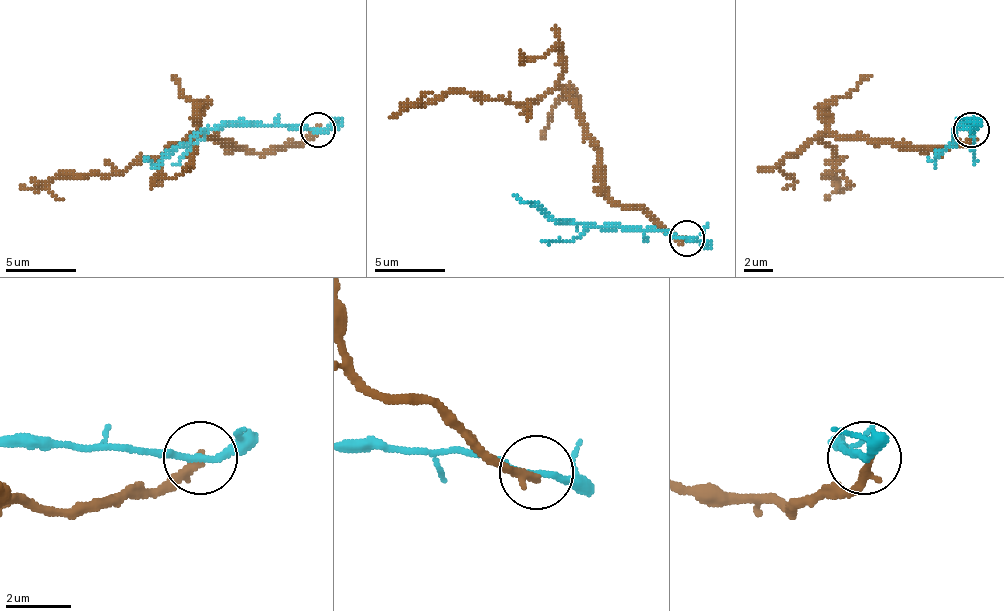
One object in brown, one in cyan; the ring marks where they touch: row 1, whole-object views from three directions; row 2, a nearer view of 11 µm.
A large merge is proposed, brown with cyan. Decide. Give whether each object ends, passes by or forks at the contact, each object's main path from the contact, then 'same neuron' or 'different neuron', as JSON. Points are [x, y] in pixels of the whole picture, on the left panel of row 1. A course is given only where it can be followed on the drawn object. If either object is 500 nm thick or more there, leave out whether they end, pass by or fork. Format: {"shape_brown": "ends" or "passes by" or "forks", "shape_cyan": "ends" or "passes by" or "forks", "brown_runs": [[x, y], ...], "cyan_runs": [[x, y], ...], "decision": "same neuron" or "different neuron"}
{"shape_brown": "ends", "shape_cyan": "passes by", "brown_runs": [[317, 129], [271, 153], [204, 136], [112, 175], [21, 185]], "cyan_runs": [[317, 129], [218, 125], [179, 143], [155, 164], [144, 157]], "decision": "different neuron"}

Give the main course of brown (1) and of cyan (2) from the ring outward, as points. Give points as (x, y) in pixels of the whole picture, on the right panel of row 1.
1: (974, 129), (942, 153), (822, 139), (836, 157), (826, 175), (843, 189), (850, 185)
2: (970, 129), (960, 125), (952, 143), (935, 164), (928, 157)

